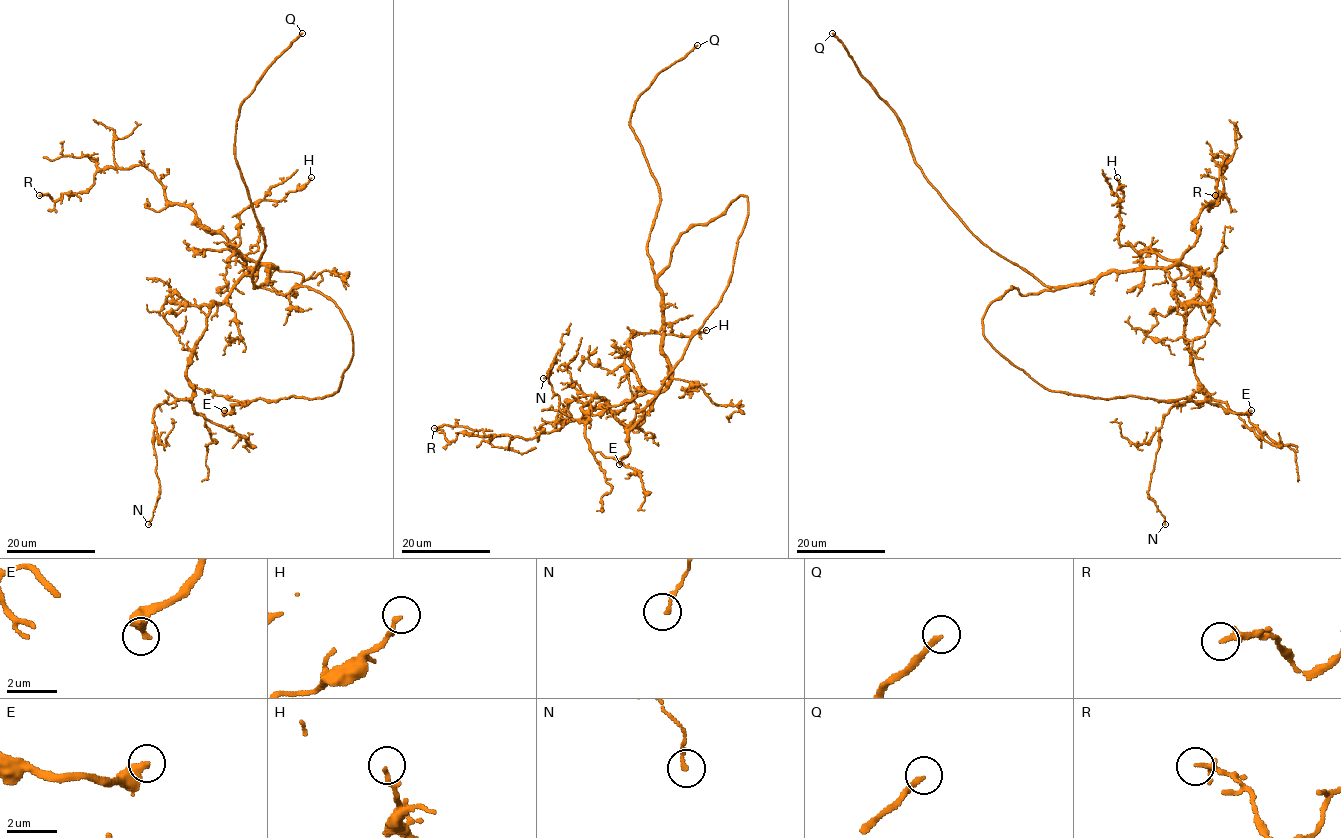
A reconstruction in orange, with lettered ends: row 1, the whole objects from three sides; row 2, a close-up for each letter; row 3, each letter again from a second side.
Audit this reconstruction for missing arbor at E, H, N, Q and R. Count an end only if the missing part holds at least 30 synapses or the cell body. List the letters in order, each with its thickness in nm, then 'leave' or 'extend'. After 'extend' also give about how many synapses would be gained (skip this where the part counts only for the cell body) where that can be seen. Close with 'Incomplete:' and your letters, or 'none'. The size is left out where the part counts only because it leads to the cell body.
E: calibre 360 nm; extend; 80 synapses
H: calibre 160 nm; leave
N: calibre 140 nm; leave
Q: calibre 190 nm; extend
R: calibre 220 nm; leave
Incomplete: E, Q

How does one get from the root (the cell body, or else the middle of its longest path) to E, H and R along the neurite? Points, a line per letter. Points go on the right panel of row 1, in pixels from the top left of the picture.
E: (1082, 282), (1027, 294), (1011, 287), (987, 309), (983, 337), (1050, 390), (1187, 398), (1251, 410)
H: (1082, 282), (1113, 271), (1170, 268), (1178, 262), (1119, 243), (1123, 191), (1117, 177)
R: (1082, 282), (1170, 268), (1194, 244), (1196, 219), (1225, 165), (1220, 193), (1228, 201), (1215, 195)

